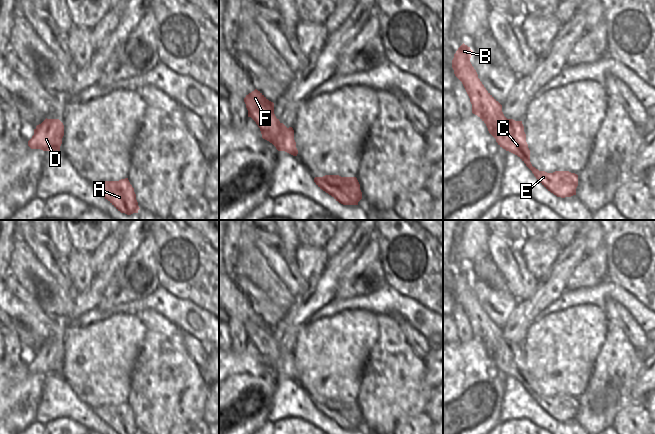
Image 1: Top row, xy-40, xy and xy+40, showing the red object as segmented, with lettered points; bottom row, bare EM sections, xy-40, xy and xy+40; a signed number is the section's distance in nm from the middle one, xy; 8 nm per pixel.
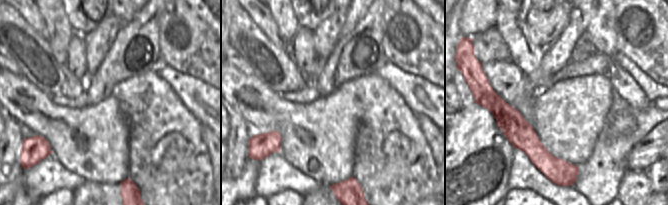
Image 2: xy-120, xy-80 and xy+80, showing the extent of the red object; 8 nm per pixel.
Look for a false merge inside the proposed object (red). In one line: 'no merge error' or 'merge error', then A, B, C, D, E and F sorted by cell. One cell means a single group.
merge error; groups A B C E F / D

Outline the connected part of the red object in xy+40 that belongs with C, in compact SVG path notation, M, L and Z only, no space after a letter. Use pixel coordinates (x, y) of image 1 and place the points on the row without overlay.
M464 267L452 284L455 300L462 306L472 328L472 337L477 339L493 355L500 371L517 379L532 395L536 403L557 421L576 419L578 399L569 395L547 397L539 395L530 386L530 374L522 345L507 343L502 329L486 314L470 286L472 274Z

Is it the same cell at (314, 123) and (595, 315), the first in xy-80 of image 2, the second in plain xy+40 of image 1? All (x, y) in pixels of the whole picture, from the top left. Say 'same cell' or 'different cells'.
same cell

